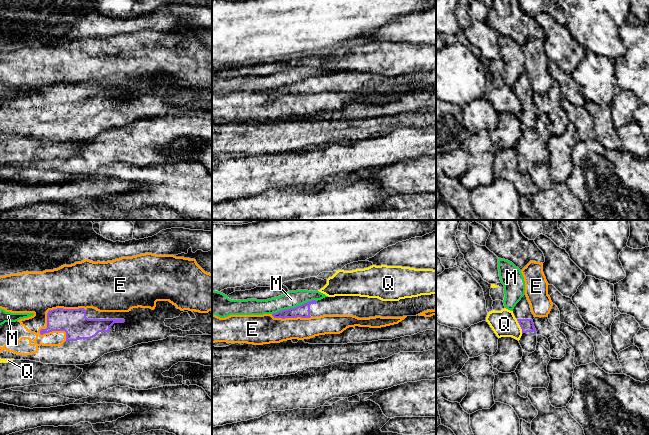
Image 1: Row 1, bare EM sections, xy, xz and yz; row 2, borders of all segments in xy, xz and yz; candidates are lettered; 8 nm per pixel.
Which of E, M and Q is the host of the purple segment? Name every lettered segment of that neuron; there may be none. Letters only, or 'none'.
none

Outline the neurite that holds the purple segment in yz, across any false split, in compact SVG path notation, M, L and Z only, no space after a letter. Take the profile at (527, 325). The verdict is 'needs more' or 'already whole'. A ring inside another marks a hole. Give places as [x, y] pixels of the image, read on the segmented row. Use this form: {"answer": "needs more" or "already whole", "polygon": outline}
{"answer": "needs more", "polygon": "M526 295L516 304L513 314L522 329L522 336L519 343L523 351L528 353L534 352L537 345L537 332L533 323L535 317L531 312Z"}

